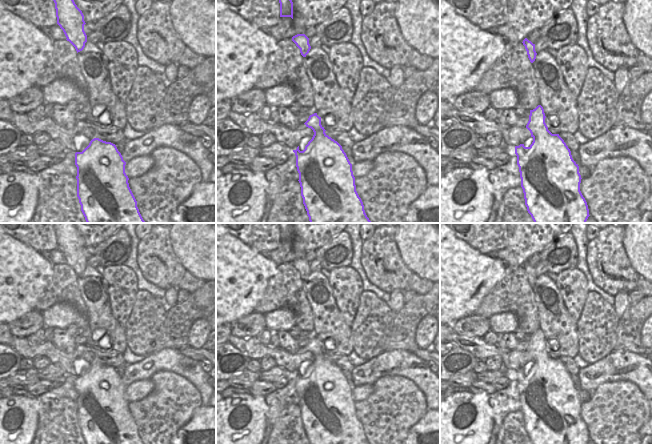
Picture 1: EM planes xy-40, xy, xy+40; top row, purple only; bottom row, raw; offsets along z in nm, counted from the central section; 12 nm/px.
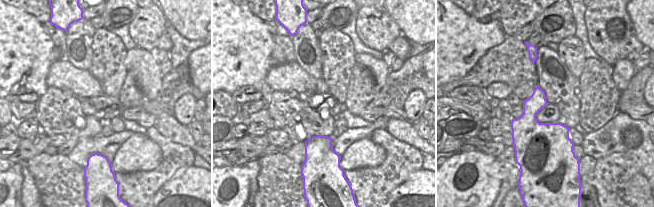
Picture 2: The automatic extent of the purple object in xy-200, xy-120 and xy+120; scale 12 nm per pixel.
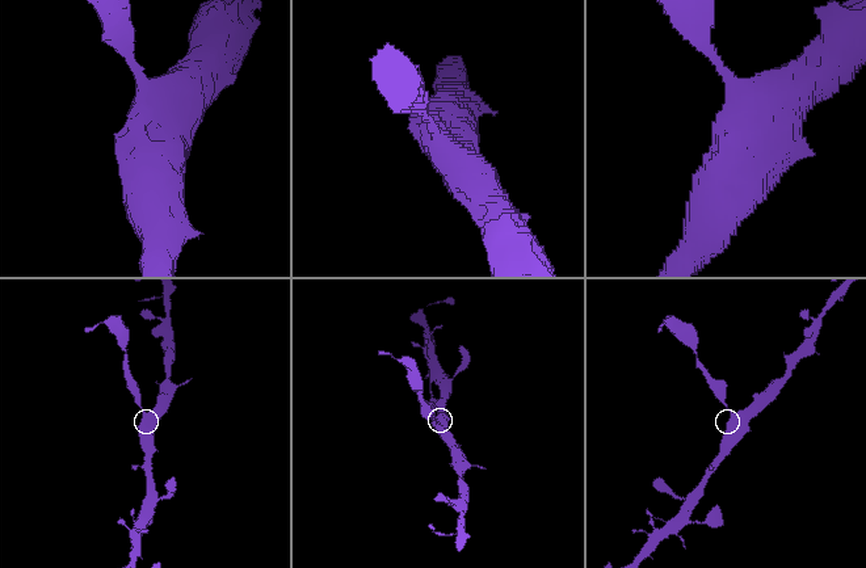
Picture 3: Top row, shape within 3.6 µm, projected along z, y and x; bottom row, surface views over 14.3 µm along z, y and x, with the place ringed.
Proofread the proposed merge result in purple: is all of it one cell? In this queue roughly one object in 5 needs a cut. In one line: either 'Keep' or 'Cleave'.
Cleave

